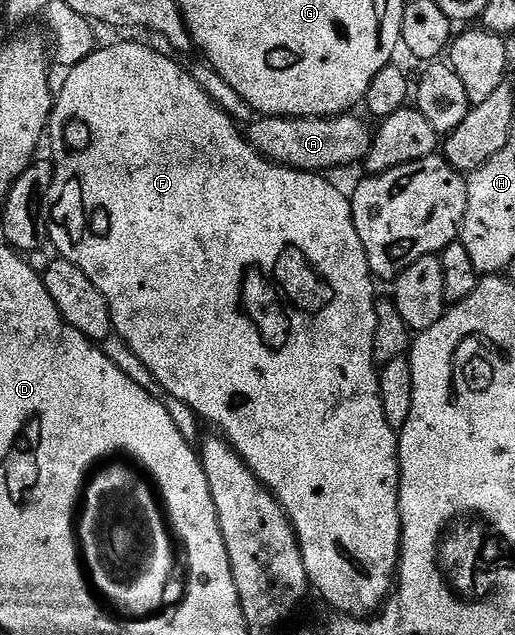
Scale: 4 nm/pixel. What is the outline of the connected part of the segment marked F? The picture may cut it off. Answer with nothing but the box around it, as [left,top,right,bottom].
[45,44,403,618]

